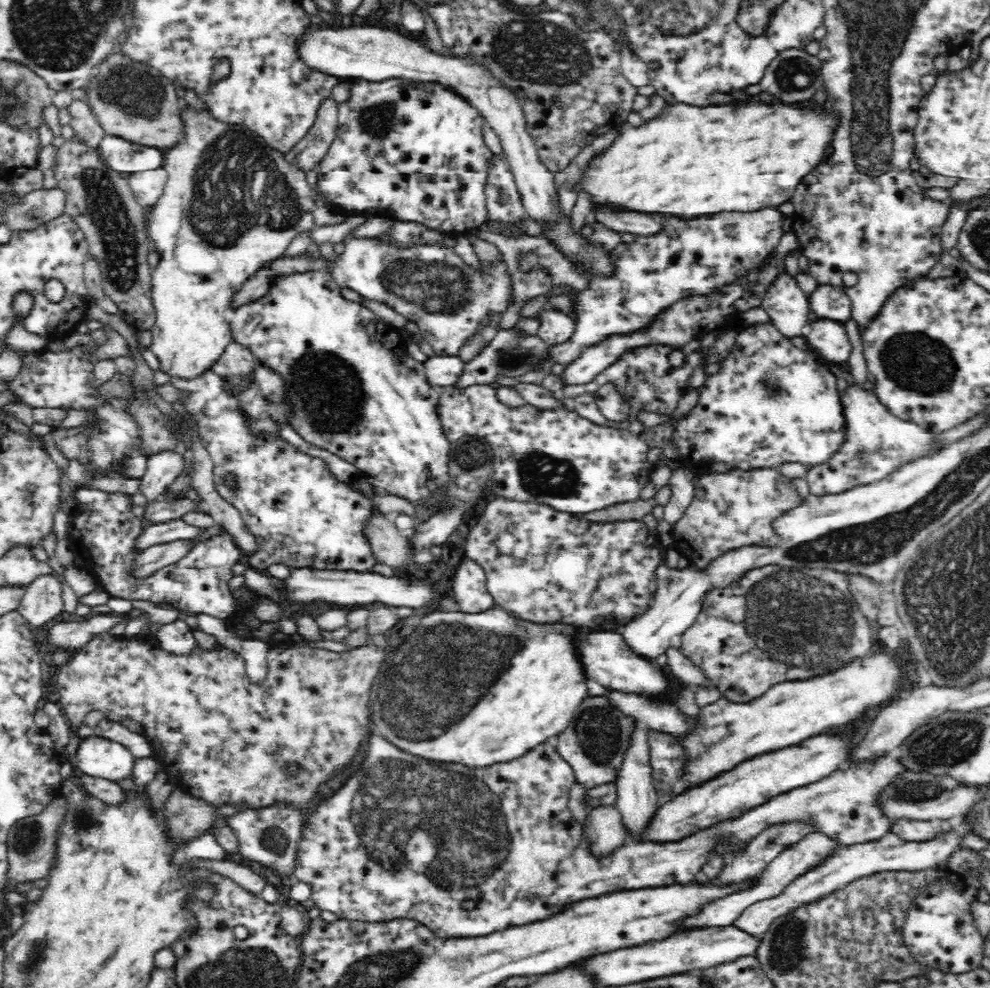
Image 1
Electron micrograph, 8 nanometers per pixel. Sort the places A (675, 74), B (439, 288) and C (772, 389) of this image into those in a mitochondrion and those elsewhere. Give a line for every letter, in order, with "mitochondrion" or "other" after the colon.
A: other
B: mitochondrion
C: mitochondrion

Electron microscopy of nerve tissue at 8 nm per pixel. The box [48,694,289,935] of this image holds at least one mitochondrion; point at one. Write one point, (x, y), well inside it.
(84, 820)

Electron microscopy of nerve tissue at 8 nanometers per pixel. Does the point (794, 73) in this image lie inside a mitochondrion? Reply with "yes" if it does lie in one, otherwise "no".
yes

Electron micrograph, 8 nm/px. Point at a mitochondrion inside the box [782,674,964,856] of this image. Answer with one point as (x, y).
(922, 789)

